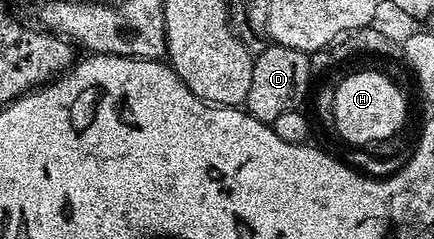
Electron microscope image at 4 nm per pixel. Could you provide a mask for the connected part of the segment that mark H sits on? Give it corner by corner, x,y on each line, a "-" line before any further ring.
356,70
335,83
334,130
352,148
368,148
371,142
384,142
404,126
408,118
408,102
400,86
380,70

